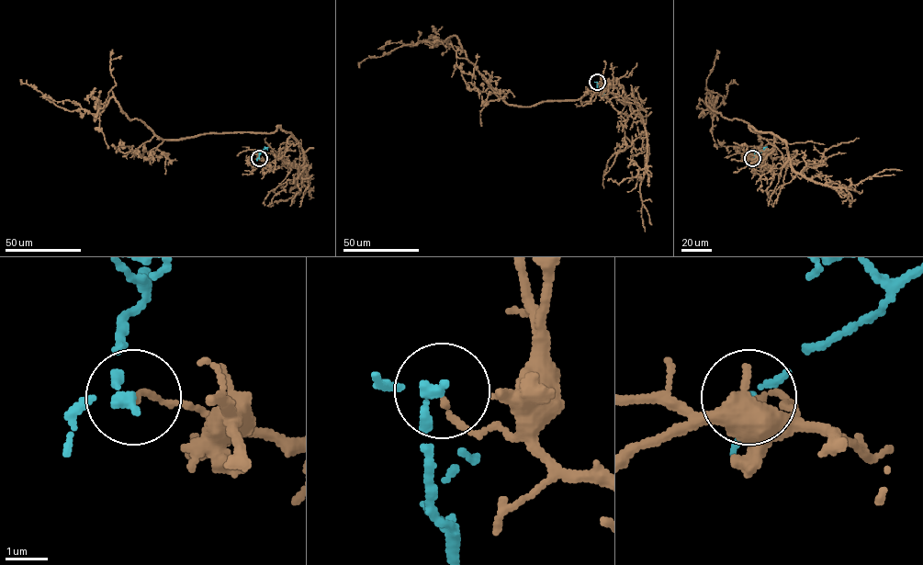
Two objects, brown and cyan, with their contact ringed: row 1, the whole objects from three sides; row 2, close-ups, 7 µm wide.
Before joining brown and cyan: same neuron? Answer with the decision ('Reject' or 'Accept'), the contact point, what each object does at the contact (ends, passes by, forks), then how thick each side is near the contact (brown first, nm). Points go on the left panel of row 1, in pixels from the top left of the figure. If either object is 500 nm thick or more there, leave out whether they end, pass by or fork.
Reject. Place: (259, 158). At the ring brown ends. At the ring cyan passes by. Thickness 120 nm (brown) against 180 nm

